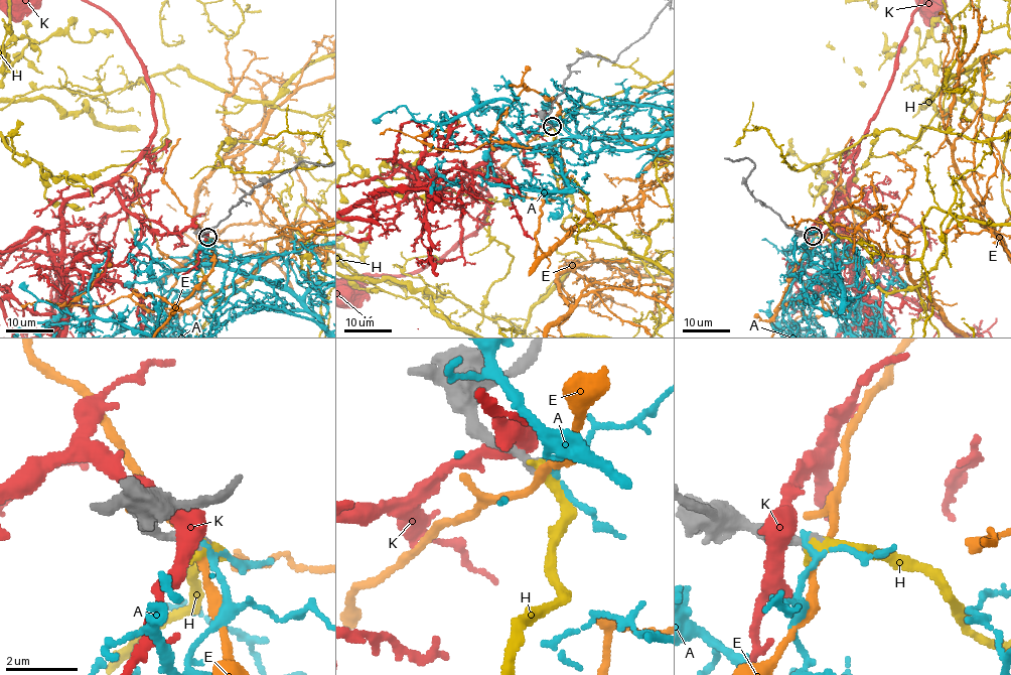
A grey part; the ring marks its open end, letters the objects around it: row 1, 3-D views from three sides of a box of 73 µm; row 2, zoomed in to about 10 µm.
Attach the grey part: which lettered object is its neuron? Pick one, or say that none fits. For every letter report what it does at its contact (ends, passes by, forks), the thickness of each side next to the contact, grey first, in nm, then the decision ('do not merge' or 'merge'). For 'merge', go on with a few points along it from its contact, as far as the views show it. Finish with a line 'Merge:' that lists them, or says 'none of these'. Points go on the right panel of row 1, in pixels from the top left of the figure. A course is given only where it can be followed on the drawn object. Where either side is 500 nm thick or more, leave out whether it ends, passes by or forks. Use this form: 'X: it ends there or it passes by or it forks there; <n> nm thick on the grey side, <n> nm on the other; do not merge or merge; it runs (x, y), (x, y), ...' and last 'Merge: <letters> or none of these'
A: it passes by; 280 nm thick on the grey side, 140 nm on the other; do not merge
E: it passes by; 260 nm thick on the grey side, 200 nm on the other; do not merge
H: it ends there; 280 nm thick on the grey side, 340 nm on the other; merge
K: 340 nm thick on the grey side, 550 nm on the other; do not merge
Merge: H

